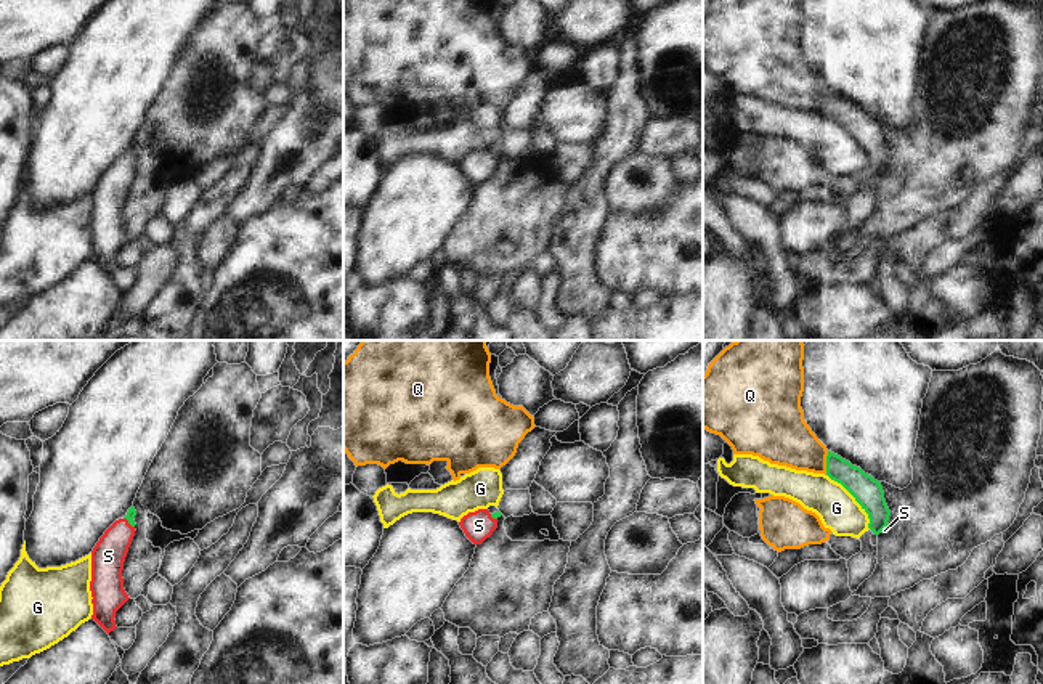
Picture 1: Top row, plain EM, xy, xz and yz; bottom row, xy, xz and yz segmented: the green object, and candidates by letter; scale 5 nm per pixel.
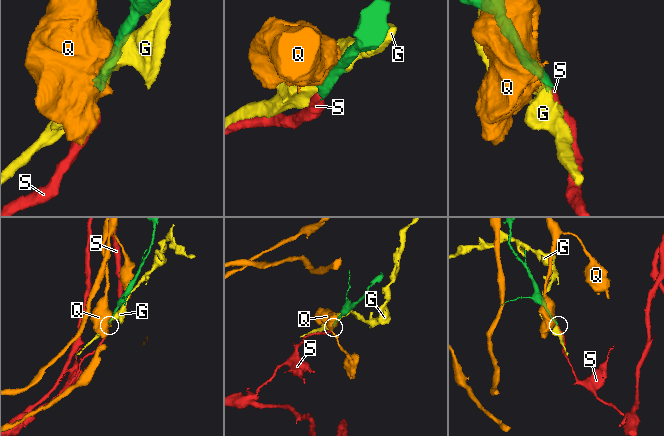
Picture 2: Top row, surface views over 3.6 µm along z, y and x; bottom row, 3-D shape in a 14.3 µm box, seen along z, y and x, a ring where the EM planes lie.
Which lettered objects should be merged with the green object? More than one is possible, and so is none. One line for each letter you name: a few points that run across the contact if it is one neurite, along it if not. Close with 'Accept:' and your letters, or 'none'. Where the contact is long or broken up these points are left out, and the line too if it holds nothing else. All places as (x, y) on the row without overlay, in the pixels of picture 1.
S: xy (132, 153), (129, 162), (108, 196)
Accept: S

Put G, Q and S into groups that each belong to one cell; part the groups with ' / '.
G / Q / S

